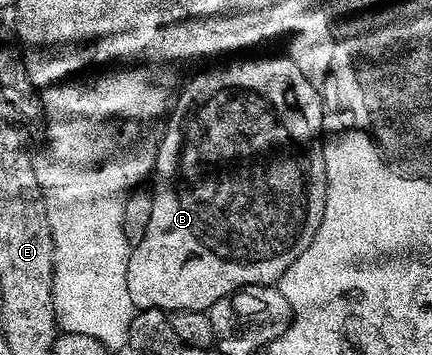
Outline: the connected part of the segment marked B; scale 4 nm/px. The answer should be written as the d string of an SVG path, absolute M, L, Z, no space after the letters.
M245 59L242 63L229 63L226 67L217 67L214 71L205 71L197 75L185 88L180 88L171 110L168 112L169 124L165 127L165 136L160 136L157 144L157 162L152 176L151 222L147 224L147 233L129 252L127 265L127 293L131 293L134 308L157 307L166 313L170 311L208 312L215 301L227 297L240 287L263 287L276 284L287 273L287 269L307 249L323 221L325 208L325 153L322 140L317 134L323 131L323 105L321 93L313 86L307 76L295 65L292 59Z

